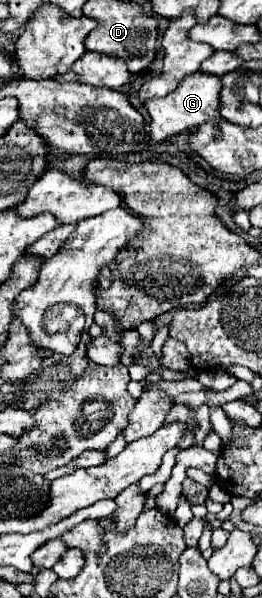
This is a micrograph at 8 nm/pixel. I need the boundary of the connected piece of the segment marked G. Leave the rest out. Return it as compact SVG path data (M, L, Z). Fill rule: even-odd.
M192 74L192 78L184 78L184 82L180 82L180 86L164 96L164 98L150 98L144 102L144 108L150 114L150 126L158 128L158 142L176 136L184 130L190 130L198 124L208 122L210 118L218 118L218 106L220 106L220 88L222 82L218 76L210 76L210 74Z

